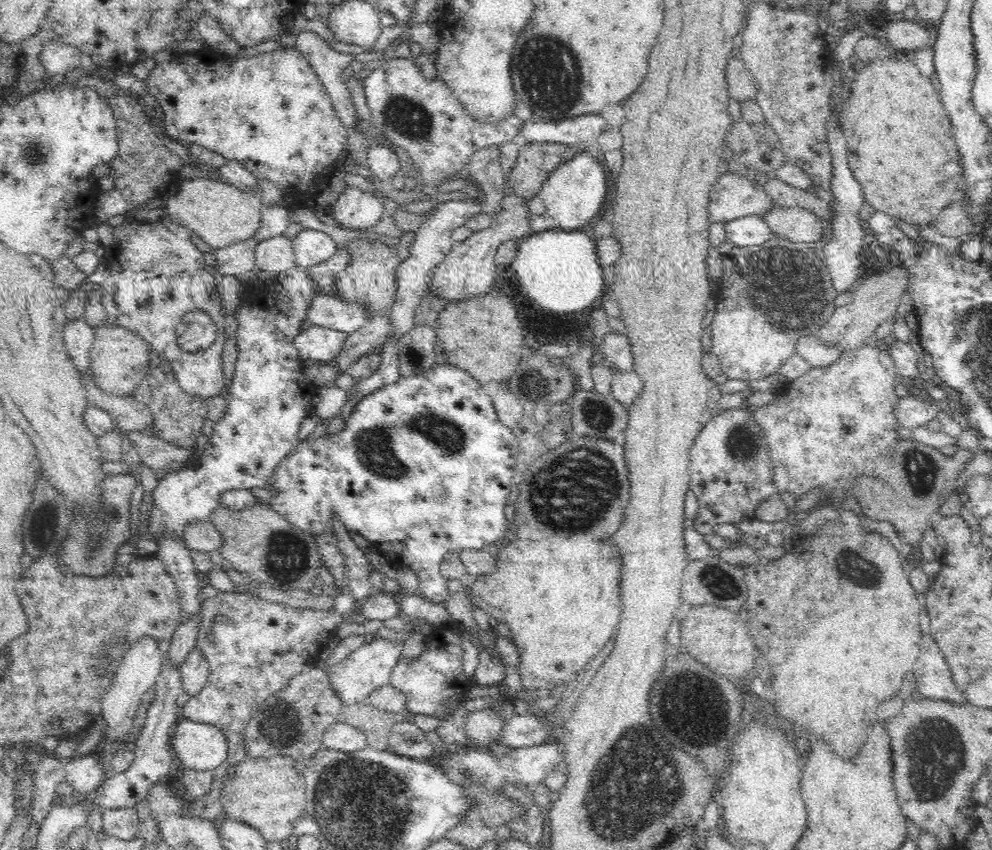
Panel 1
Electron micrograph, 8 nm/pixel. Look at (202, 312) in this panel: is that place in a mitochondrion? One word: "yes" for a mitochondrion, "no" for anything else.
no

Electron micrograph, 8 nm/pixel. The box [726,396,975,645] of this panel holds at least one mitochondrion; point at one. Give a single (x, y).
(916, 464)

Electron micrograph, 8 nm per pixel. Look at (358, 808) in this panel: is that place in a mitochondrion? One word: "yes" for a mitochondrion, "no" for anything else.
yes

